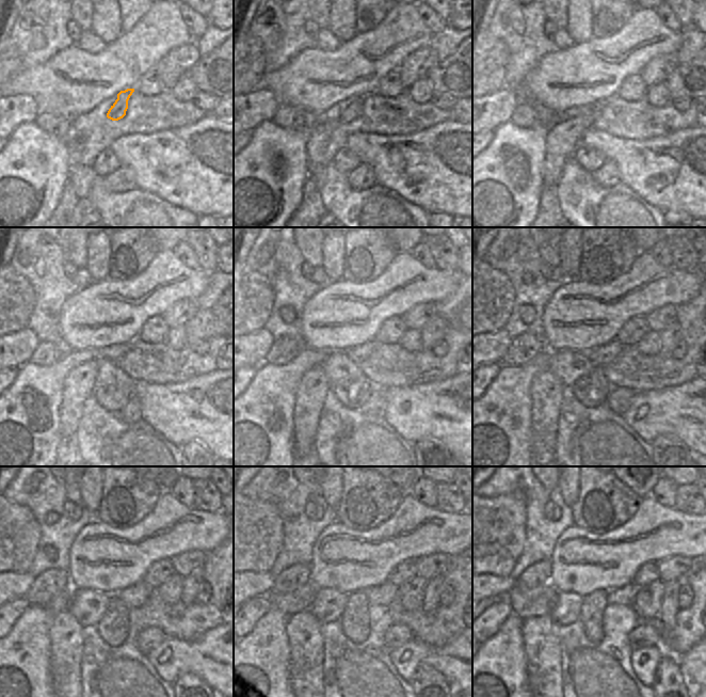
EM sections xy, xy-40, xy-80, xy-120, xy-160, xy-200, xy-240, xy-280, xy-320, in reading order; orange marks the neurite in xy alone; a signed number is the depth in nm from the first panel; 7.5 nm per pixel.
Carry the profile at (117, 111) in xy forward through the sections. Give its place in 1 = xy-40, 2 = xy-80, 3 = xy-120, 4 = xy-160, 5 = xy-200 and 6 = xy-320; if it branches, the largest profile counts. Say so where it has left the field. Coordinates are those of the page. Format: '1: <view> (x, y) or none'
1: xy-40 (319, 138)
2: xy-80 (562, 140)
3: xy-120 (80, 383)
4: xy-160 (311, 391)
5: xy-200 (546, 391)
6: xy-320 (542, 649)

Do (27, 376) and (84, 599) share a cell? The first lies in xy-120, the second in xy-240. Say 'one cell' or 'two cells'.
two cells

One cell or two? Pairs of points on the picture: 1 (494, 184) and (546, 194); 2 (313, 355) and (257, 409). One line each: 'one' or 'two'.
1: two
2: one

